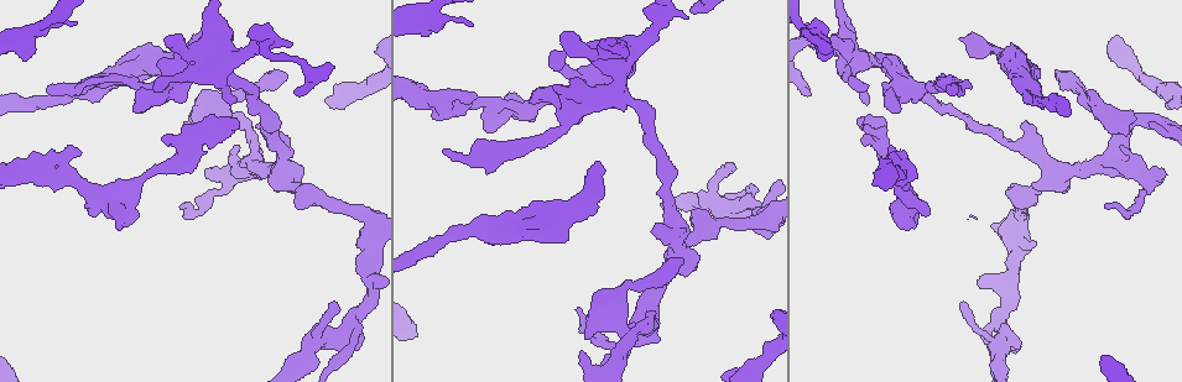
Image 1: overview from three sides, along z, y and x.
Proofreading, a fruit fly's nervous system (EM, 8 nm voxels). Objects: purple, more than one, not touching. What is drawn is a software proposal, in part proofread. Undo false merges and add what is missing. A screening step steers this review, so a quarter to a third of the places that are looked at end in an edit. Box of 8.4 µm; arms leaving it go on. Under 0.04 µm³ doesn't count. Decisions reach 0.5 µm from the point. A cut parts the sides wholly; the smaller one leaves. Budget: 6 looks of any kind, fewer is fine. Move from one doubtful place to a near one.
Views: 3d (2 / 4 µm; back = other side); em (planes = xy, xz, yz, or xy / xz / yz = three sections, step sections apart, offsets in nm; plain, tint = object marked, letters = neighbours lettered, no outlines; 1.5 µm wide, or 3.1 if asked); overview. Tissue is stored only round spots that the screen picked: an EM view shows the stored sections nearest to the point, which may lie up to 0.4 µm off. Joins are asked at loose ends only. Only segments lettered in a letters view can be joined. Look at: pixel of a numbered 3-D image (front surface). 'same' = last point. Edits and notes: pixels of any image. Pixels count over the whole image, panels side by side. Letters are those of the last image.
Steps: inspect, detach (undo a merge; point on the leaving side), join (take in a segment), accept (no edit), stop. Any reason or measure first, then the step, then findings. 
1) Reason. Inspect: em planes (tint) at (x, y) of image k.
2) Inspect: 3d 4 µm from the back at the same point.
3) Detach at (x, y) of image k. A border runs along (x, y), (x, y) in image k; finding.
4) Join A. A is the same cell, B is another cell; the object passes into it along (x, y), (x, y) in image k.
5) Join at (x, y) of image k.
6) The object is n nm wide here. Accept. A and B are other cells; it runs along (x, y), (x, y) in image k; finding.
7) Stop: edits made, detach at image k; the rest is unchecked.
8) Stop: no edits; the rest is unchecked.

Free end. Inspect: em planes (letters) at (599, 164) of image 1.

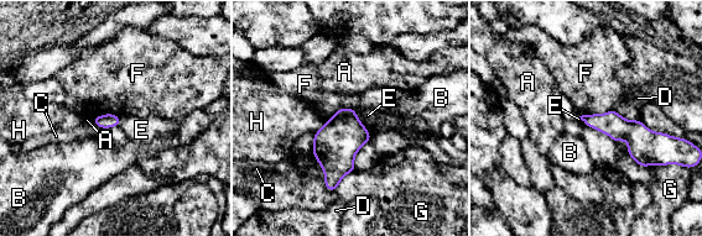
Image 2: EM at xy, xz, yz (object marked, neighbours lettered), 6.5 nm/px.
Accept. A, B, C, D, E, F, G and H are other cells; a border runs along (612, 108), (604, 113), (580, 116) in image 2; no lettered segment goes on from it.

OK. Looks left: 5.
Branch stops here. Inspect: em planes (letters) at (76, 22) of image 1.

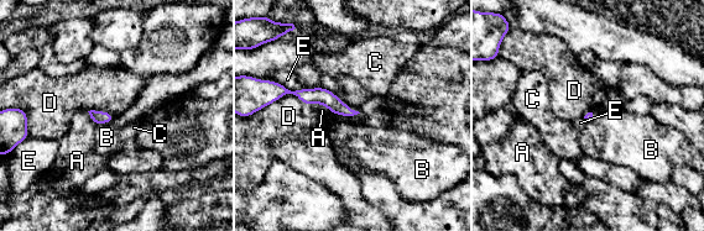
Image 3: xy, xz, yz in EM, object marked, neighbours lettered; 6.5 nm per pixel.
Accept. A, B, C, D and E are other cells; a border runs along (311, 104), (283, 94), (267, 105) in image 3; no lettered segment goes on from it.

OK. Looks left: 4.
Free end. Inspect: em planes (letters) at (566, 31) of image 1.

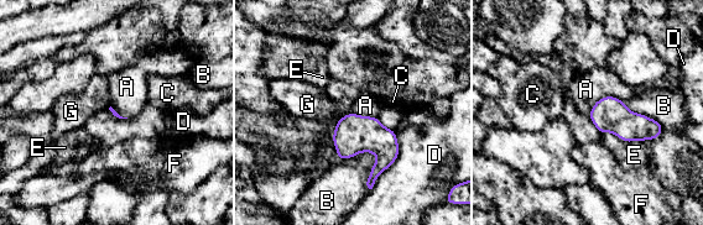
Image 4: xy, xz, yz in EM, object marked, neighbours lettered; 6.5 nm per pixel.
The longest contact is with D, 420 nm. Accept. A, B, C, D, E, F and G are other cells; a border runs along (624, 101), (603, 95), (588, 114) in image 4; no lettered segment goes on from it.

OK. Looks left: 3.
Stop: no edits; the rest is unchecked.

